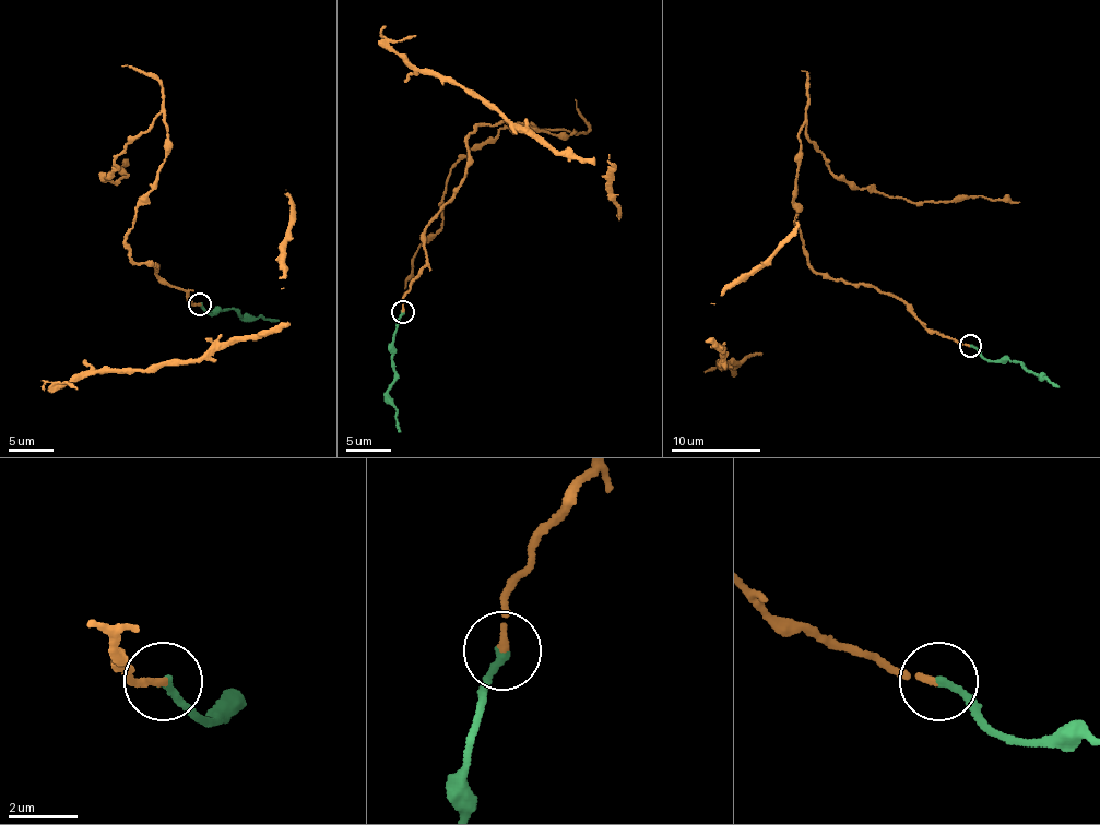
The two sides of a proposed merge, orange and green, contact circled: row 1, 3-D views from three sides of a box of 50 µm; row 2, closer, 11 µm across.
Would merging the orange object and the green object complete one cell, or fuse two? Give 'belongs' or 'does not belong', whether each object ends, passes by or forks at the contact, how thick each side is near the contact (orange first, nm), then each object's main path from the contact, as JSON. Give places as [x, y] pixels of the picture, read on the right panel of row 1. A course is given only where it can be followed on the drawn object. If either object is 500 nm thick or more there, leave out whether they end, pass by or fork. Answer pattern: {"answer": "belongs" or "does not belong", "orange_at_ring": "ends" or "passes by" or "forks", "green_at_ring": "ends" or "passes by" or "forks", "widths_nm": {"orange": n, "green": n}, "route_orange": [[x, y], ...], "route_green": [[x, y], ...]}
{"answer": "belongs", "orange_at_ring": "ends", "green_at_ring": "ends", "widths_nm": {"orange": 180, "green": 200}, "route_orange": [[970, 346], [924, 326], [900, 299], [812, 267], [793, 201], [800, 128], [838, 177], [885, 196], [1019, 202]], "route_green": [[970, 346], [992, 361], [1024, 362], [1059, 386]]}

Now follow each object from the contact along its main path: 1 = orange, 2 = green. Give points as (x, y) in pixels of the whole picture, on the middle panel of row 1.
1: (402, 312), (478, 124), (576, 131), (500, 129), (451, 168), (442, 226), (404, 288)
2: (402, 312), (393, 338), (394, 375), (388, 398), (397, 411), (400, 432)

